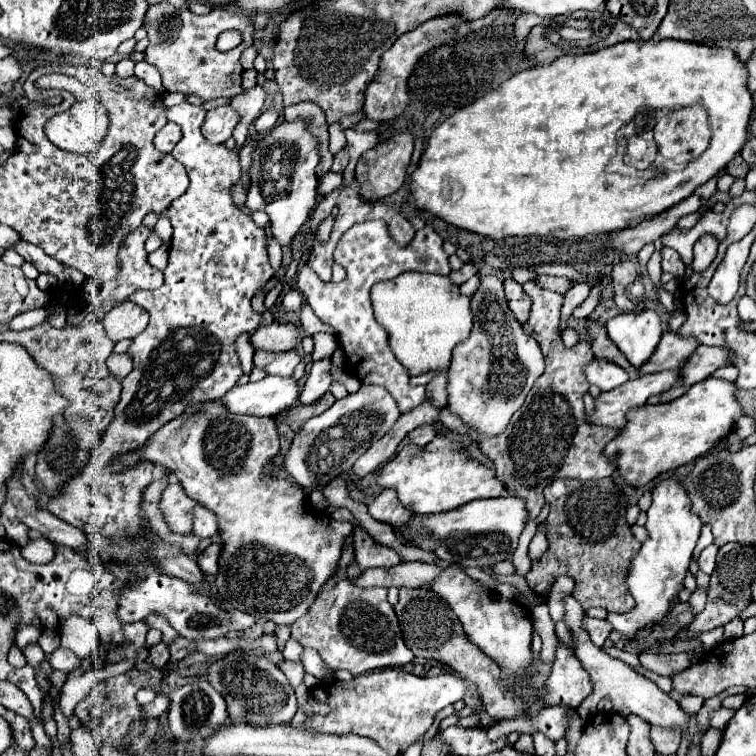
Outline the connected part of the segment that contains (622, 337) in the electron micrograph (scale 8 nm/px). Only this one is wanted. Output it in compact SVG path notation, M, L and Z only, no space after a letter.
M653 309L619 313L605 323L605 329L609 339L637 369L649 361L663 333L661 319Z

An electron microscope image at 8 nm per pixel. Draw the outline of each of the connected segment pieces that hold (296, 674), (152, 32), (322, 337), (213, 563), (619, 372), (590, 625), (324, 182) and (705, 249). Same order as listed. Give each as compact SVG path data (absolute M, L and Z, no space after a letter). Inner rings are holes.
M283 661L281 671L283 671L283 673L285 673L285 677L293 683L293 687L295 687L295 689L301 685L301 681L303 681L303 673L305 673L305 669L303 669L303 665L301 665L301 663Z
M167 1L159 5L151 5L145 15L145 25L149 35L149 47L145 49L145 61L155 65L163 77L165 91L197 95L203 101L217 99L217 97L235 97L243 93L241 87L241 53L253 43L253 23L245 13L229 13L225 9L213 9L209 15L199 17L189 9L175 9ZM235 29L241 33L243 41L235 47L221 53L215 49L215 41L219 33Z
M315 333L313 341L315 341L315 351L311 353L313 361L327 357L327 353L333 353L333 349L337 347L337 337L329 333Z
M211 543L201 555L197 555L197 563L205 575L217 575L217 561L221 555L221 545Z
M599 359L591 361L585 367L585 375L587 375L587 381L591 385L597 385L601 391L611 391L613 387L619 387L629 379L625 369L609 361L599 361Z
M585 617L585 619L583 619L583 625L585 625L585 631L589 631L589 637L591 637L593 645L603 647L605 639L607 639L609 633L611 633L611 625L609 625L607 621L591 619L591 617Z
M329 171L329 173L321 179L321 185L317 187L317 193L323 197L325 193L333 191L335 187L339 187L341 181L343 181L343 173L333 173L333 171Z
M701 237L701 241L697 241L697 245L693 247L693 253L695 253L695 259L693 259L693 269L697 271L705 271L705 267L715 259L717 255L717 245L719 241L715 237Z

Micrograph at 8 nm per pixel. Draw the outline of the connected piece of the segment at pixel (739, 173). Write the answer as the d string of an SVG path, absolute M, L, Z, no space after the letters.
M735 155L735 159L725 167L727 173L731 173L733 177L745 177L747 171L749 171L749 165L743 161L741 155Z

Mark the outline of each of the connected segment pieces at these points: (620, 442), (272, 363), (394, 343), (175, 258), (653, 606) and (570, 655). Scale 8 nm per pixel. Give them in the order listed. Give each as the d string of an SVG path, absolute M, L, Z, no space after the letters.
M701 345L681 369L681 379L689 387L685 395L663 405L643 405L627 413L625 429L621 429L621 433L605 447L605 455L615 459L621 477L629 485L647 485L657 475L695 461L729 435L737 417L743 415L737 399L739 387L733 381L711 377L717 369L729 365L733 365L733 353L729 349Z
M293 349L287 353L269 353L269 351L255 351L255 367L267 371L267 375L281 375L291 377L293 369L301 361L301 355Z
M405 271L401 273L401 277L375 283L371 289L371 303L377 323L387 329L393 355L409 371L411 377L433 371L435 377L431 379L431 383L427 383L427 397L433 405L445 407L447 373L453 349L461 341L467 341L473 327L469 309L471 297L461 295L459 287L449 277Z
M181 103L167 109L167 119L177 123L183 131L181 141L175 145L171 155L185 165L189 175L189 189L169 205L165 215L173 225L173 237L169 247L169 265L165 267L165 283L155 291L135 291L129 295L129 301L141 305L149 315L151 321L143 333L133 339L129 347L129 355L133 357L133 365L137 365L125 379L121 401L115 407L115 419L105 431L101 443L91 453L91 461L87 467L63 485L61 495L57 495L53 503L53 515L59 519L81 527L89 537L99 535L107 539L125 539L137 533L143 533L143 517L139 511L139 501L143 489L151 483L153 465L133 465L123 469L123 473L113 471L113 461L123 453L135 453L137 449L145 447L145 441L165 423L181 415L191 403L199 401L213 401L221 399L243 375L239 355L235 351L235 341L243 333L251 333L261 323L261 313L253 311L251 297L253 293L273 277L273 269L267 257L267 237L263 227L255 225L249 215L241 213L235 203L231 201L229 187L239 179L241 167L237 161L237 153L225 149L223 145L213 145L205 141L201 135L201 123L205 119L205 109Z
M677 477L659 481L653 489L653 503L647 509L645 529L649 531L649 539L641 545L641 551L633 559L627 575L627 587L637 605L633 611L625 615L615 615L615 613L607 615L607 621L613 625L613 629L623 633L623 639L614 644L616 648L623 648L623 641L635 635L639 629L651 623L657 623L665 617L671 599L675 599L677 593L683 589L683 579L685 579L693 549L697 545L701 527L703 523L691 511L691 501L681 481L677 481Z
M559 645L551 675L547 677L545 685L537 691L537 695L529 699L527 713L529 717L537 717L543 707L553 705L565 705L569 709L577 709L591 691L593 683L589 679L589 673L585 673L573 649Z

